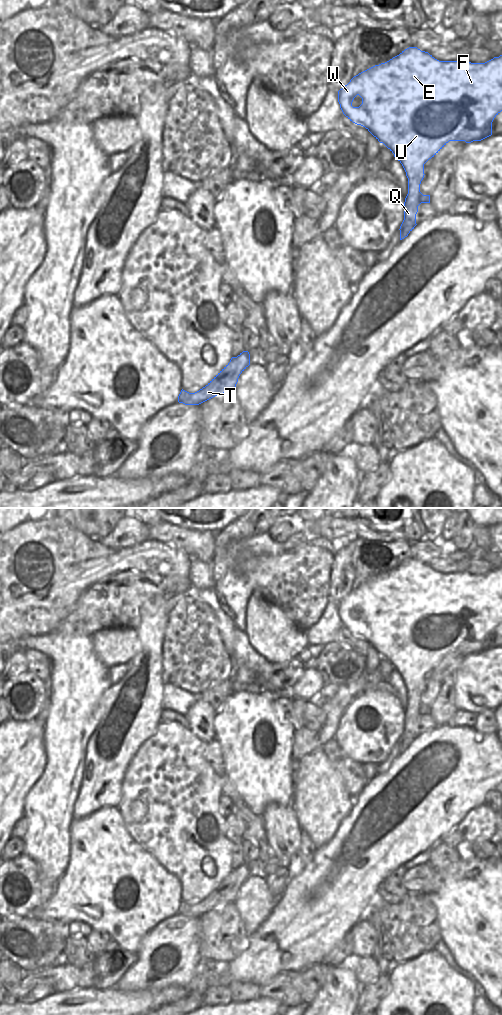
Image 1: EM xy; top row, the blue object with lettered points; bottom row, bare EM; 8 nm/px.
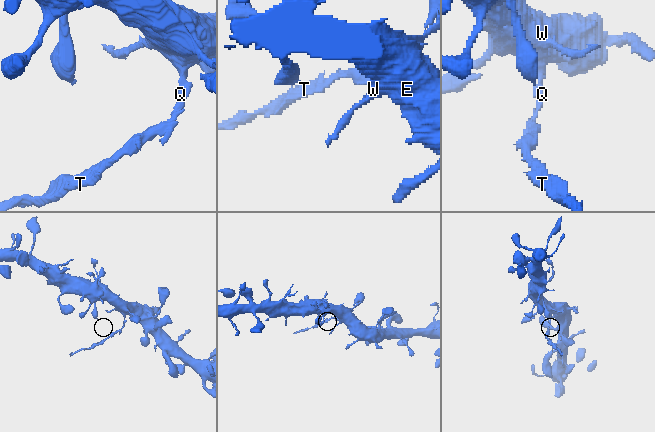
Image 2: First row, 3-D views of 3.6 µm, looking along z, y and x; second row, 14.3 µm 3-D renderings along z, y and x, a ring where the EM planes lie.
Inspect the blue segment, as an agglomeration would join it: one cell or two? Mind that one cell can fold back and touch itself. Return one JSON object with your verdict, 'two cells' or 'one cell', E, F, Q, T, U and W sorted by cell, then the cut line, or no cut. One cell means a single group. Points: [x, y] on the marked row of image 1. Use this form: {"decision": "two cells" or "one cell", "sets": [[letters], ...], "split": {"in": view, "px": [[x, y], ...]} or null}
{"decision": "two cells", "sets": [["E", "F", "U", "W"], ["Q", "T"]], "split": {"in": "xy", "px": [[420, 180], [408, 185]]}}

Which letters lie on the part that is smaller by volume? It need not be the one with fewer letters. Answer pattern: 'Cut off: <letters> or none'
Cut off: Q, T

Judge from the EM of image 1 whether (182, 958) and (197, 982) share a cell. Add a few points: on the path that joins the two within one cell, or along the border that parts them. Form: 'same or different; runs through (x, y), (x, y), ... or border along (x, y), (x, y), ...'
different; border along (194, 975), (186, 984), (172, 987)

